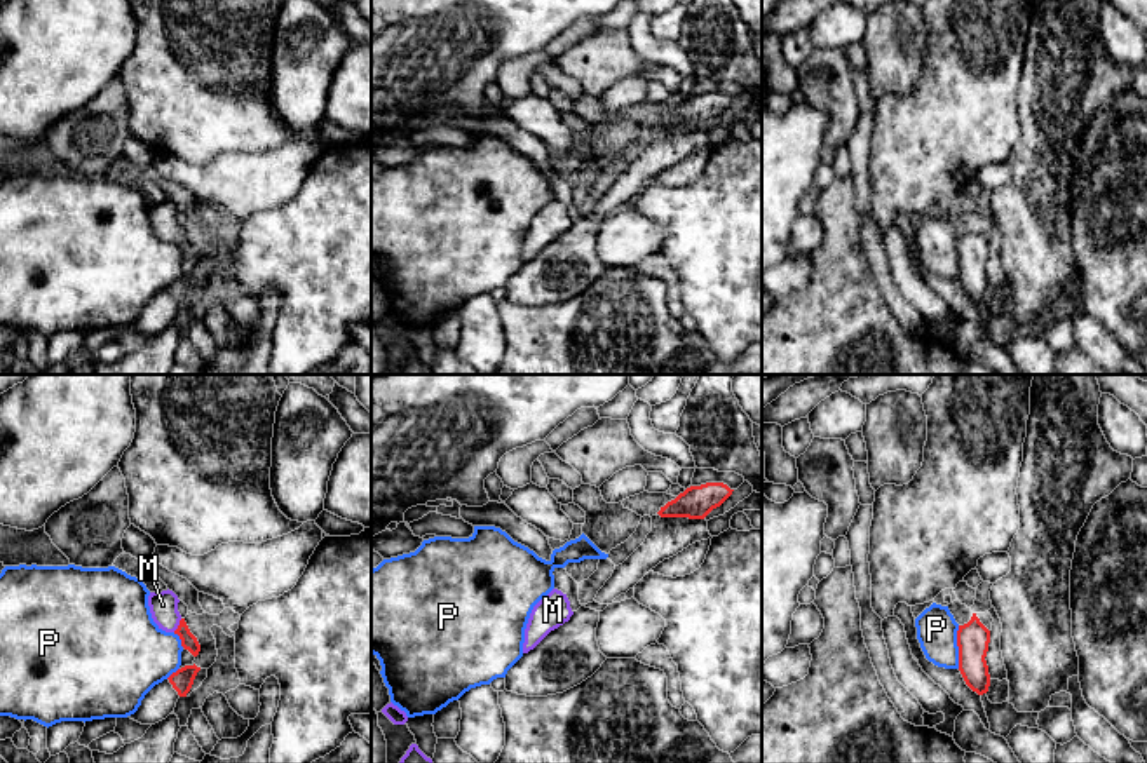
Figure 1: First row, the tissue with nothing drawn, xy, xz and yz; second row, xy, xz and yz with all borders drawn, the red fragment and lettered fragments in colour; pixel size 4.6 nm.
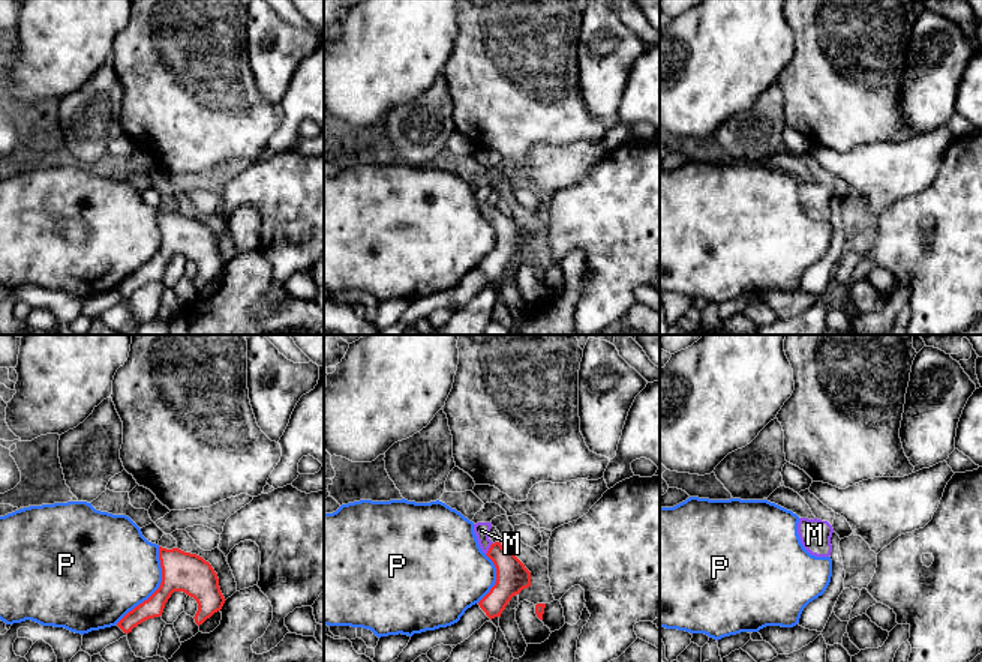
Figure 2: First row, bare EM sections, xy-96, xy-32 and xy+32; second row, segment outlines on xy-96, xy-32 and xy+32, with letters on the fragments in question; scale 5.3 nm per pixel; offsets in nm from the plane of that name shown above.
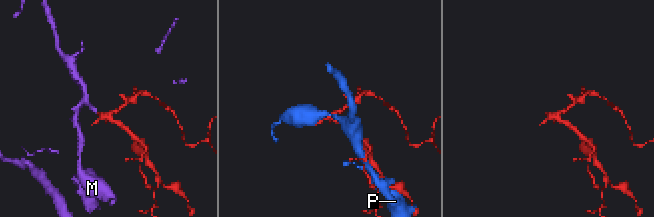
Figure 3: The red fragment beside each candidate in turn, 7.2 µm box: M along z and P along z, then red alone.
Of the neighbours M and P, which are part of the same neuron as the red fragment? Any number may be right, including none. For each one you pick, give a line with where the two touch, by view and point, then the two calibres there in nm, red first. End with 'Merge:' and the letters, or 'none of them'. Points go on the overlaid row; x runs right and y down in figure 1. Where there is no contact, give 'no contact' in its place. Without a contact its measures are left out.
M: contact xy (178, 626); calibres 80 and 130 nm
Merge: M

